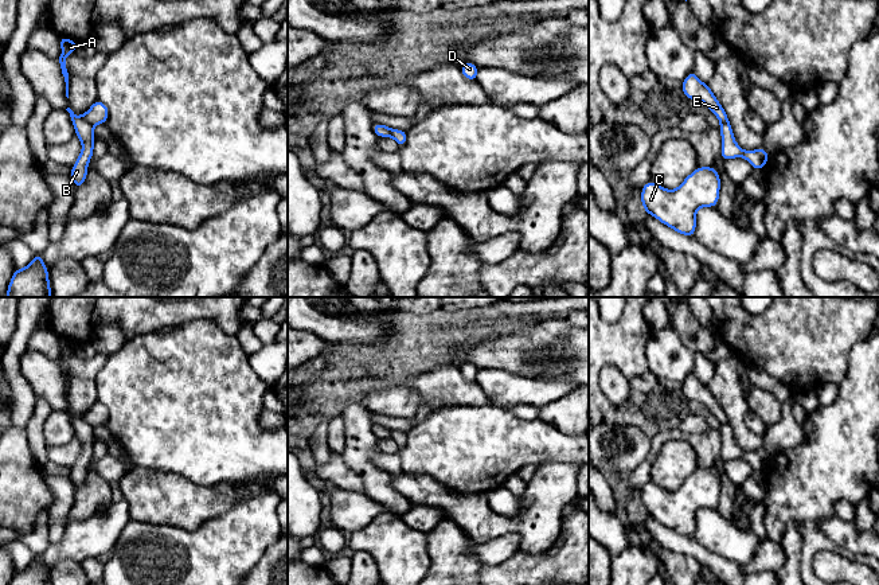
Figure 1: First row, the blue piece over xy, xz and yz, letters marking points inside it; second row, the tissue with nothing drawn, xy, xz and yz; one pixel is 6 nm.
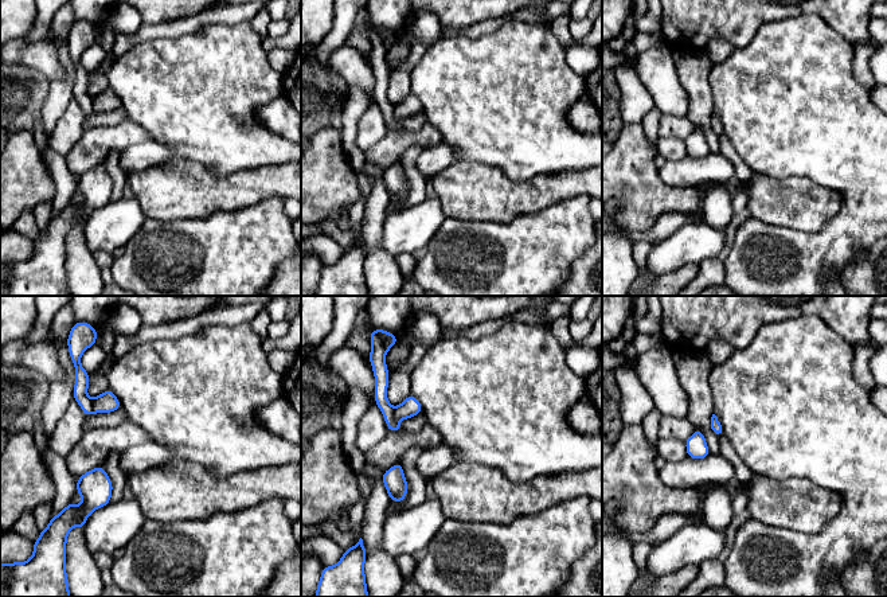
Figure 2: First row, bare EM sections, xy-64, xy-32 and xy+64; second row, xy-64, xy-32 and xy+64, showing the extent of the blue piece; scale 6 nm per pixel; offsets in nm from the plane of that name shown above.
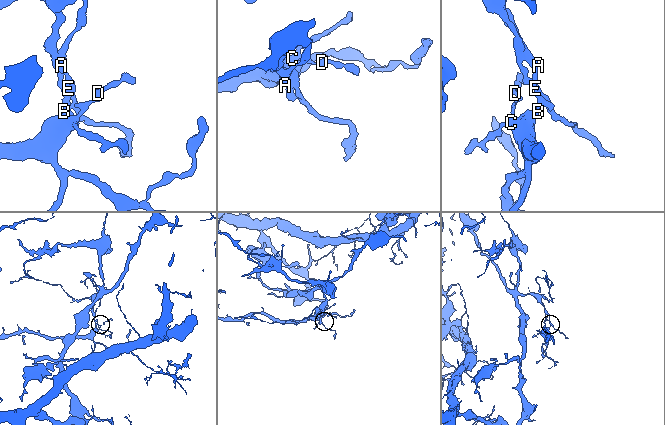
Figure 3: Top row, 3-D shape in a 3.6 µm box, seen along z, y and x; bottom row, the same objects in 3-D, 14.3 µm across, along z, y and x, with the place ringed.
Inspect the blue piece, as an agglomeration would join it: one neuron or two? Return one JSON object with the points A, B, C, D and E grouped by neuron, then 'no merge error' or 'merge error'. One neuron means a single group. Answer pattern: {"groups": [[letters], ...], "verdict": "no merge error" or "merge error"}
{"groups": [["A", "B", "C", "D"], ["E"]], "verdict": "merge error"}

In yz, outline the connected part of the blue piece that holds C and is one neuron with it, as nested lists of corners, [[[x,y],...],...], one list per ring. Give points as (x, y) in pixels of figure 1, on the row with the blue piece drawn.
[[[699,167],[689,173],[676,190],[667,190],[648,182],[641,190],[641,204],[665,226],[679,234],[694,237],[696,210],[716,207],[720,191],[720,176],[714,167]]]

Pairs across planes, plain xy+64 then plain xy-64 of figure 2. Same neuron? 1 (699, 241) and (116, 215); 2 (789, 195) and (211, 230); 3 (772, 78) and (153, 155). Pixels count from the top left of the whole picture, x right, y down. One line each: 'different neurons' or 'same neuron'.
1: same neuron
2: different neurons
3: different neurons

